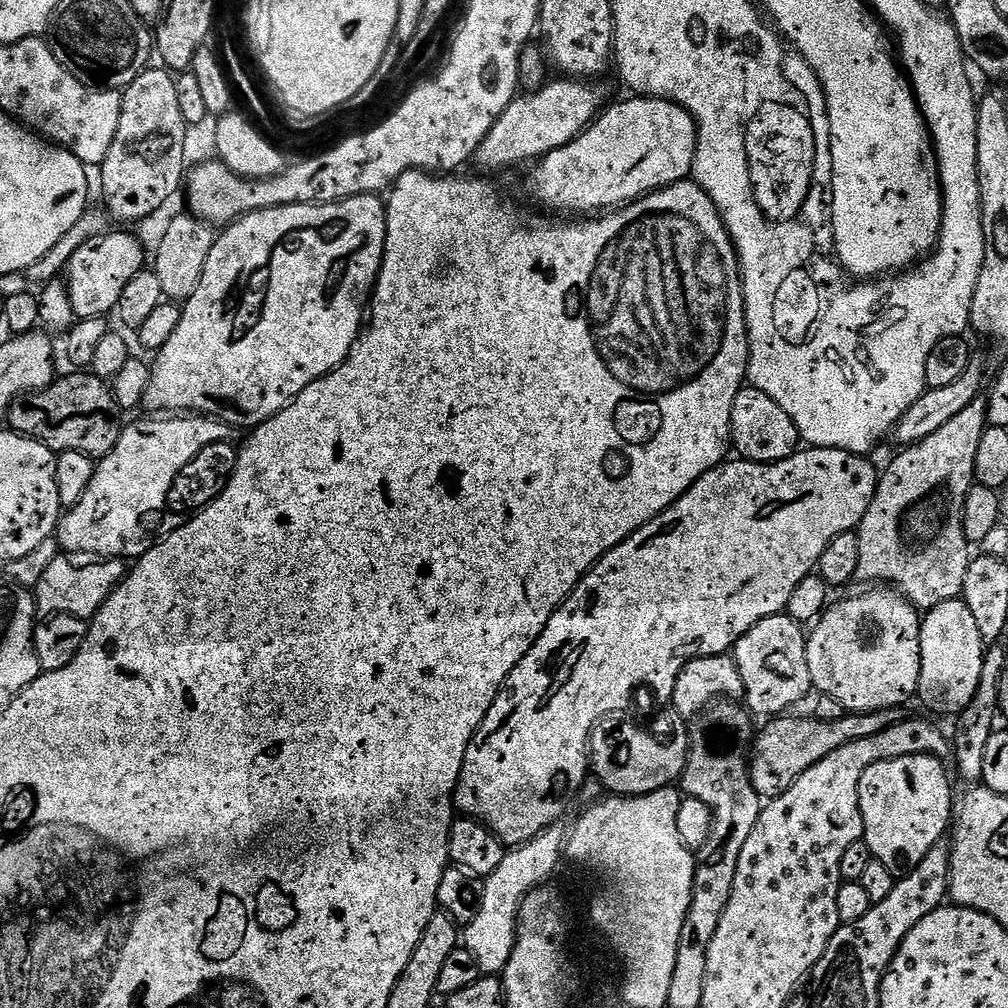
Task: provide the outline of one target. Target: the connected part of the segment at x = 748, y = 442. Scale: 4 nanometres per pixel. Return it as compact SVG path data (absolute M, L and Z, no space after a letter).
M751 386L740 389L730 410L730 444L736 447L735 455L755 464L773 464L790 458L801 447L802 441L790 414L762 390Z

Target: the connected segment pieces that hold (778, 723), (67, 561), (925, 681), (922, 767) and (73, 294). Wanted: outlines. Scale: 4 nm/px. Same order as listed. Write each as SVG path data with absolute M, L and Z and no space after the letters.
M887 708L884 712L845 714L842 718L838 718L838 722L822 722L815 718L807 720L804 716L792 715L796 714L784 714L779 718L769 719L765 723L768 725L761 732L759 729L752 741L748 773L754 790L762 798L780 796L786 790L790 790L795 780L802 774L806 774L810 766L822 762L826 754L834 754L834 750L858 738L870 738L902 719L900 708Z
M61 554L50 562L42 582L34 589L37 613L41 617L74 614L74 618L91 621L92 617L126 575L126 564L120 558L89 558L83 554Z
M963 598L942 602L927 609L920 622L922 670L918 700L940 716L959 716L962 710L966 710L966 706L970 706L974 690L978 690L978 678L982 678L985 651L986 641L982 634L978 634L974 614L970 614L970 606L966 606Z
M903 756L874 762L862 774L858 786L858 806L864 823L863 839L870 846L872 859L882 862L890 871L897 874L913 872L930 854L935 844L941 843L949 831L954 819L954 796L952 784L948 781L948 772L944 769L945 761L938 756Z
M109 230L103 236L90 238L68 259L66 283L70 294L70 306L77 320L89 320L95 316L107 317L120 306L122 290L134 278L145 271L144 248L128 232Z

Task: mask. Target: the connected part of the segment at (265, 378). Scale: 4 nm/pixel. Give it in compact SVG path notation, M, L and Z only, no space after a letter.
M379 195L352 196L334 204L287 204L281 208L267 208L261 212L250 212L240 217L234 224L229 224L224 232L215 237L210 258L206 258L206 270L202 270L202 282L198 282L198 290L189 300L183 301L178 330L170 337L170 342L155 353L150 367L152 377L150 386L146 386L143 407L149 408L152 414L192 414L211 416L237 429L251 430L257 424L266 422L274 414L281 412L284 407L306 386L310 386L318 378L330 374L339 364L343 364L356 347L361 335L362 325L366 320L366 312L360 309L359 292L364 287L375 285L376 277L384 261L386 246L386 226L388 213L386 204Z

